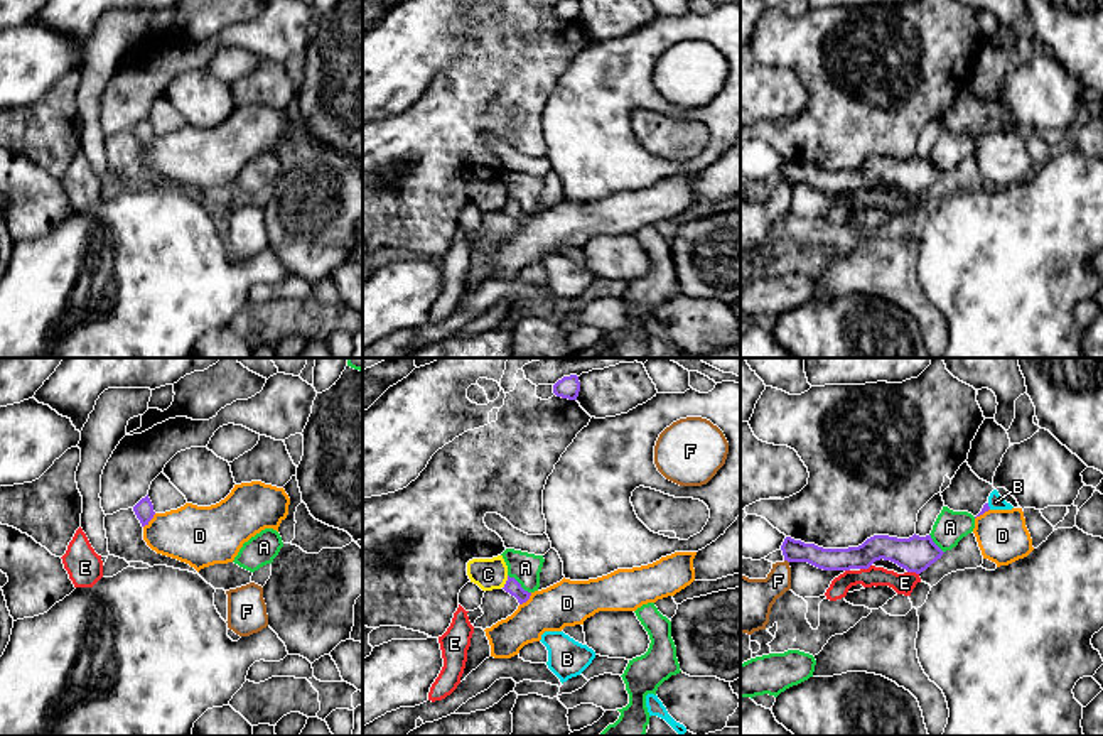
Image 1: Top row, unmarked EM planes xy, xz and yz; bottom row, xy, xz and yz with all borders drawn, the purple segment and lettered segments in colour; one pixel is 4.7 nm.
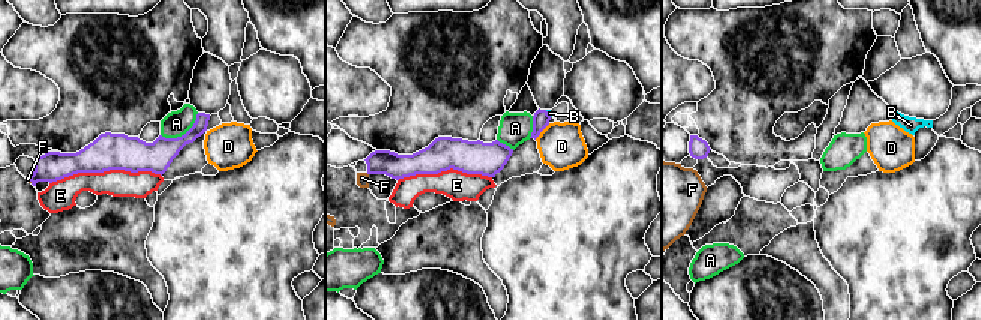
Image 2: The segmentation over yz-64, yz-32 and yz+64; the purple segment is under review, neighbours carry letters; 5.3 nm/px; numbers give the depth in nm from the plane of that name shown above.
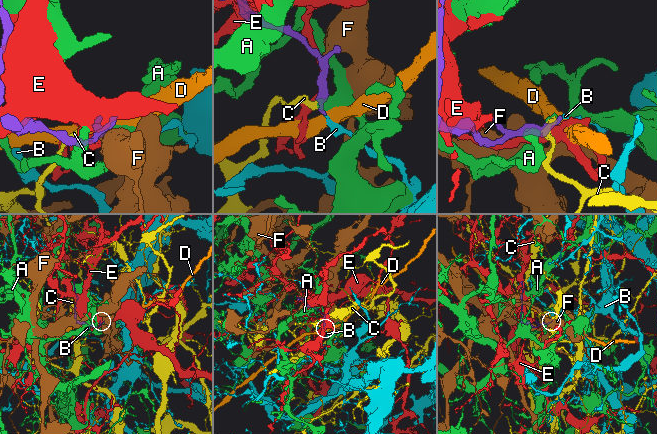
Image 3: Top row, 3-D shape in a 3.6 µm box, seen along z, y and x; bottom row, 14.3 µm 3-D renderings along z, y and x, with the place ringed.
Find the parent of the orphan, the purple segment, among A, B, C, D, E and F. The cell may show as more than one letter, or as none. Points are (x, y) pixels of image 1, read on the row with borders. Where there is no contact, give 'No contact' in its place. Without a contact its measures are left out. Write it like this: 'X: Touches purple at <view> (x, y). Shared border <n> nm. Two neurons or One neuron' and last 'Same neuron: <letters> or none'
A: Touches purple at xz (520, 584). Shared border 140 nm. Two neurons
B: Touches purple at yz (989, 507). Shared border 40 nm. One neuron
C: Touches purple at xz (506, 583). Shared border 70 nm. Two neurons
D: Touches purple at xy (150, 519). Shared border 90 nm. Two neurons
E: Touches purple at yz (866, 568). Shared border 60 nm. Two neurons
F: Touches purple at yz (786, 559). Shared border 30 nm. Two neurons
Same neuron: B

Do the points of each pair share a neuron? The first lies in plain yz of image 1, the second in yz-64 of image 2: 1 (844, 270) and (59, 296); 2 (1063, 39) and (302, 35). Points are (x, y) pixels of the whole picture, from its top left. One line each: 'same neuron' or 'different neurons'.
1: different neurons
2: same neuron

